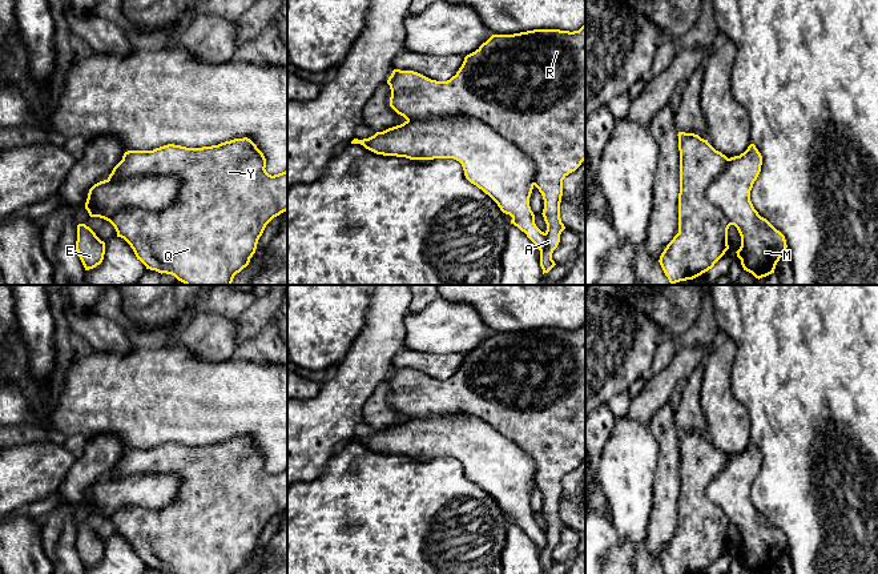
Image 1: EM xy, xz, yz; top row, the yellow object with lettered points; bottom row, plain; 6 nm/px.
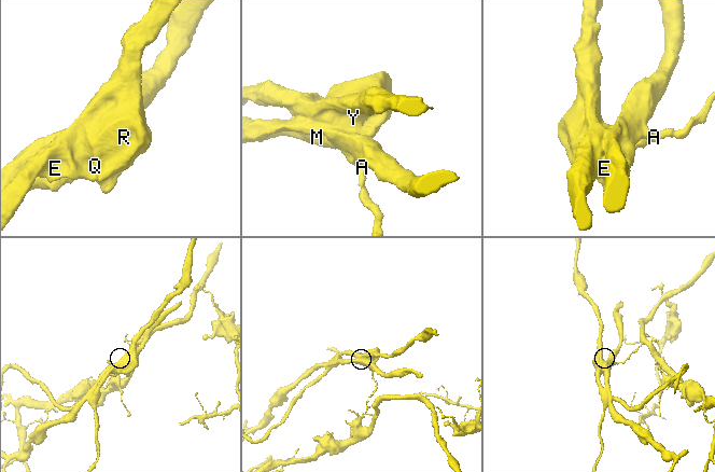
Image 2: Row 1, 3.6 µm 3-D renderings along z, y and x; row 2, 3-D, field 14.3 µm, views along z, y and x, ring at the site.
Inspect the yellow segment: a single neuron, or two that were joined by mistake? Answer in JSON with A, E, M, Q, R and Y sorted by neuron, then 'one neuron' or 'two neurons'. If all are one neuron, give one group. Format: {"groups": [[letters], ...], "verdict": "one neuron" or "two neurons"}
{"groups": [["A", "Q", "R", "Y"], ["E", "M"]], "verdict": "two neurons"}

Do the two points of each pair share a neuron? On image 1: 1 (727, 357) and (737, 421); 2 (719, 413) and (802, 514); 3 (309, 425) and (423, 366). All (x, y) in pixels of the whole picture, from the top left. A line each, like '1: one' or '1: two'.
1: one
2: two
3: two

